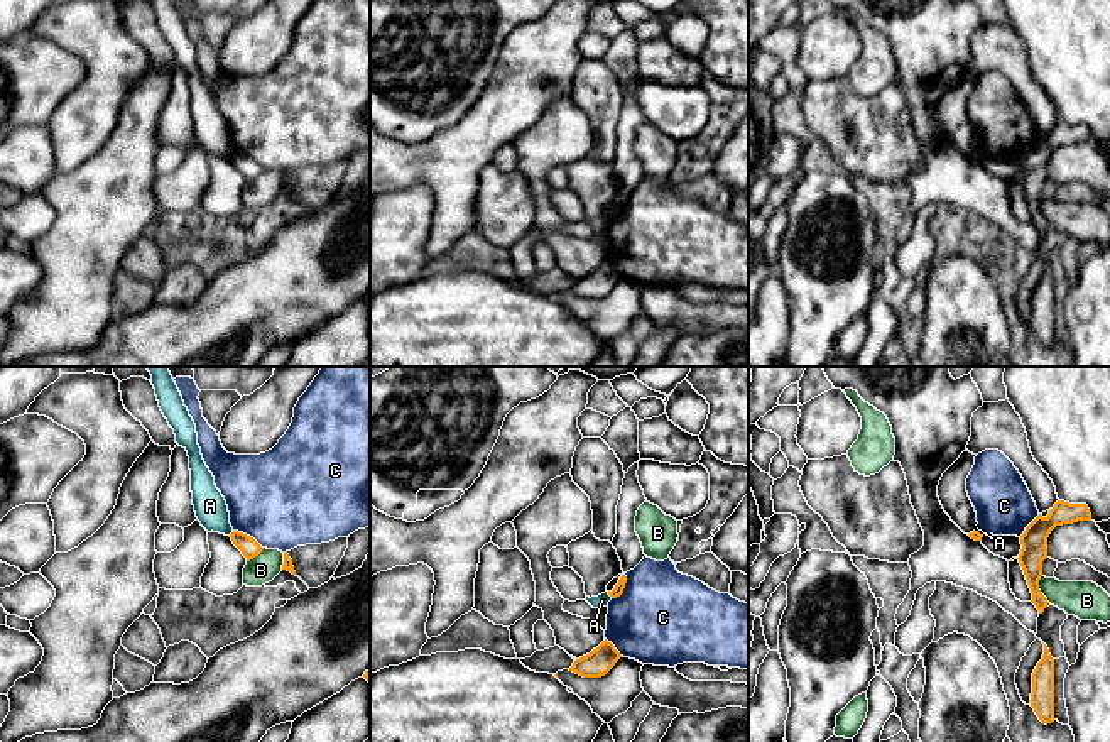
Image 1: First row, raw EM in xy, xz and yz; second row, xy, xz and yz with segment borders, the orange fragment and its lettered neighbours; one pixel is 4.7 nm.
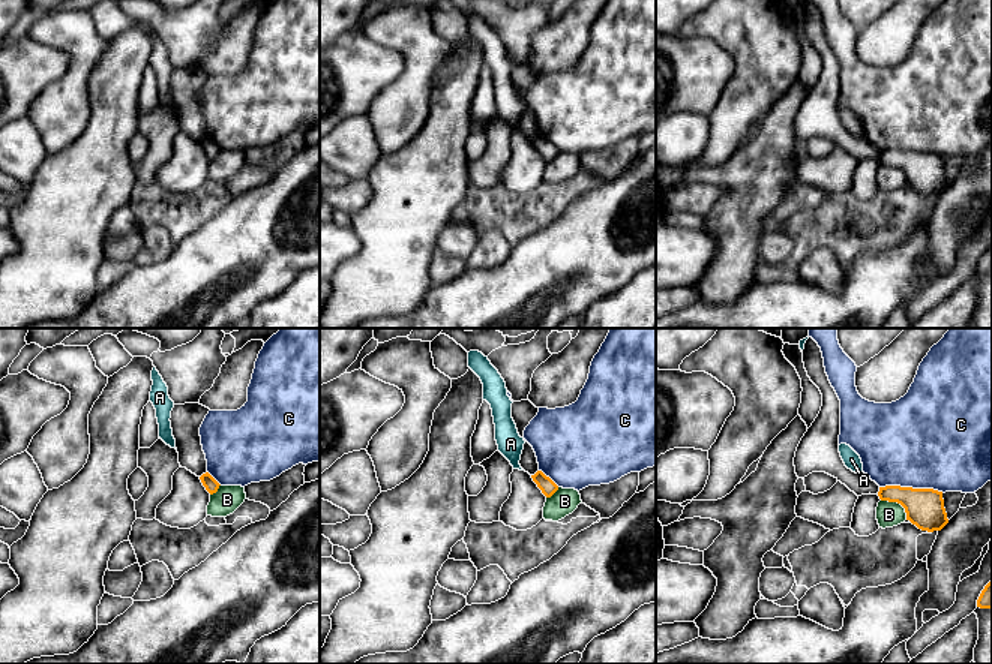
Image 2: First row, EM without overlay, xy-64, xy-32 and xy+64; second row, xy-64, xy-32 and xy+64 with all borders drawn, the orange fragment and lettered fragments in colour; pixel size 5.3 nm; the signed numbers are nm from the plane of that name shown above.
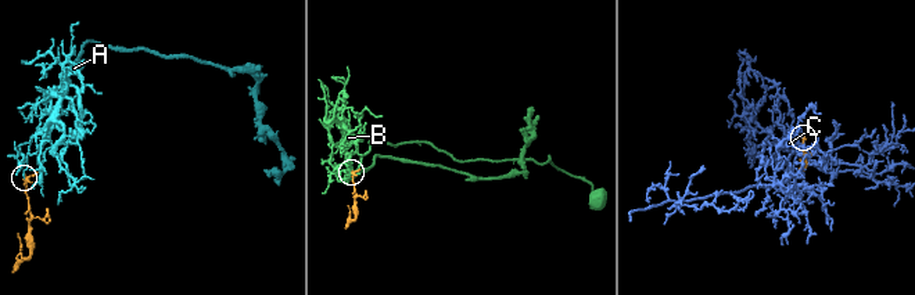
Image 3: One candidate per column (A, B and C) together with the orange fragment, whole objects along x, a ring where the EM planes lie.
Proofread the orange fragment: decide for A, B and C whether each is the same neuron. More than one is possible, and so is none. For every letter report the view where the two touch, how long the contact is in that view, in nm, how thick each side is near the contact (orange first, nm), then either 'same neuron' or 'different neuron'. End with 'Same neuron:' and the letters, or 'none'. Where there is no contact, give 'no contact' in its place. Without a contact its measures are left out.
A: meets orange in xz; contact 40 nm long; 50 nm thick on the orange side, 70 nm on the other; different neuron
B: meets orange in yz; contact 140 nm long; 130 nm thick on the orange side, 180 nm on the other; different neuron
C: meets orange in xy; contact 170 nm long; 90 nm thick on the orange side, 480 nm on the other; different neuron
Same neuron: none

